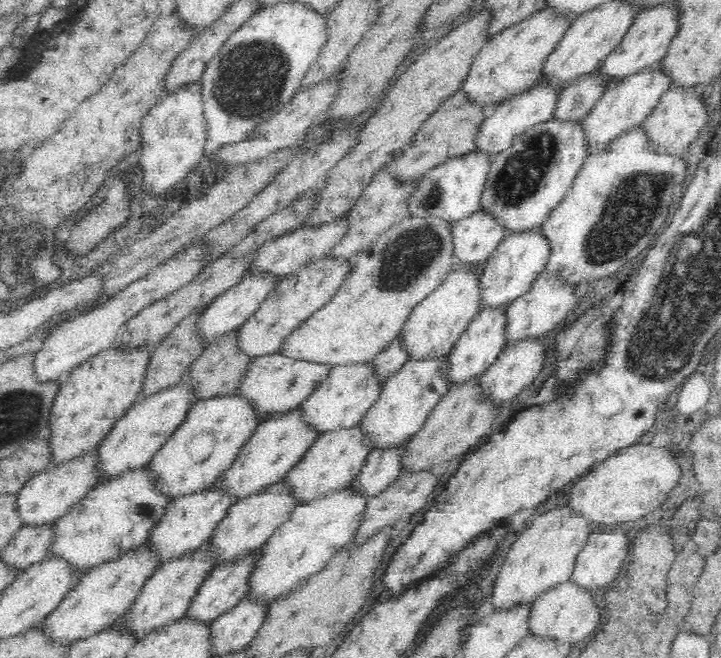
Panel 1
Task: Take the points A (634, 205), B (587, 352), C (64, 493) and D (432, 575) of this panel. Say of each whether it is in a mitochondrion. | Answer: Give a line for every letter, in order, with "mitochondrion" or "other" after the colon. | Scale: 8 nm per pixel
A: mitochondrion
B: mitochondrion
C: other
D: other

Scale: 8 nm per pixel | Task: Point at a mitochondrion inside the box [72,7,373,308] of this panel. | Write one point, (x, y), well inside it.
(250, 79)

